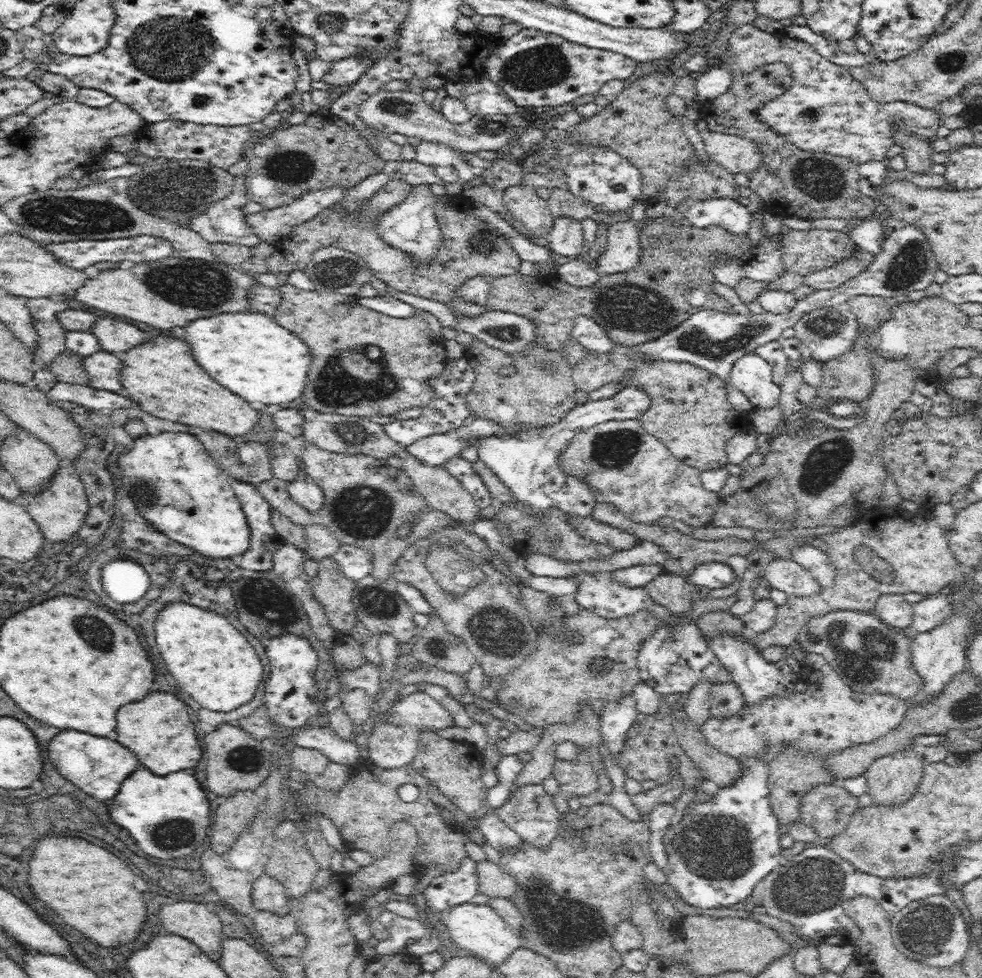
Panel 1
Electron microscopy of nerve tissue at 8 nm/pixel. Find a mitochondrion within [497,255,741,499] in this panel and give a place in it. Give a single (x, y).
(630, 307)

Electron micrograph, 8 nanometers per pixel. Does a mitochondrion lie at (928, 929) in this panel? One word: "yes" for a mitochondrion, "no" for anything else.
yes

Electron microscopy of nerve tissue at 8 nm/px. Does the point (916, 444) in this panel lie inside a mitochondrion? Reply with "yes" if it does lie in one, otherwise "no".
no

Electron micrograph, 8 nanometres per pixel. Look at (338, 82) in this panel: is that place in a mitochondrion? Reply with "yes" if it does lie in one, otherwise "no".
no

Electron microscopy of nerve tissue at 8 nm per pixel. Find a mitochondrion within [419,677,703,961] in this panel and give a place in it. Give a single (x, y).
(556, 916)

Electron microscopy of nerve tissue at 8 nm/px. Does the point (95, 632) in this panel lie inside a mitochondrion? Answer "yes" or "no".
yes

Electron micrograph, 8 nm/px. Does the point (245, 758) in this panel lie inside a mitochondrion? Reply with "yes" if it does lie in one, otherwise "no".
yes

